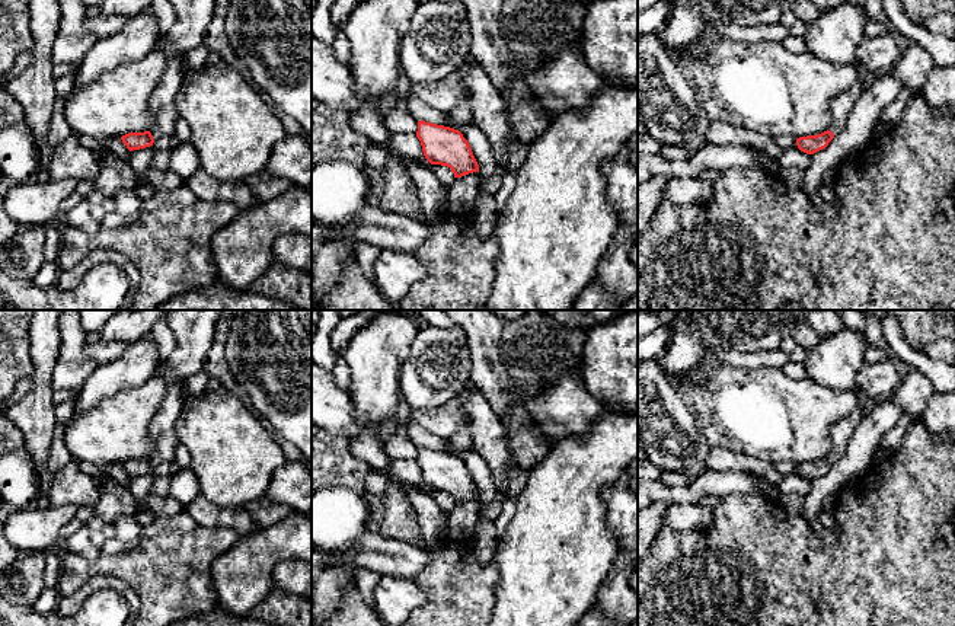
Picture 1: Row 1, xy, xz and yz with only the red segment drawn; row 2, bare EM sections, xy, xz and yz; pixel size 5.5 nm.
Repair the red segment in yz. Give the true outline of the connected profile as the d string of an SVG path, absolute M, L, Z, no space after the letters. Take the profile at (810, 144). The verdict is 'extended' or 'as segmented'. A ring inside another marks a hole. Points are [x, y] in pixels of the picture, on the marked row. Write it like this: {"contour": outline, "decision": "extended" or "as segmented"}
{"contour": "M857 61L855 66L857 70L857 82L831 100L831 122L828 130L817 135L796 138L796 146L801 151L814 154L825 148L828 143L846 128L852 109L872 80L866 66Z", "decision": "extended"}

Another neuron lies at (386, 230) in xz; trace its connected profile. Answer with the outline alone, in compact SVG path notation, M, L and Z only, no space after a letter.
M367 202L351 226L351 233L380 250L413 253L429 234L429 229L399 213Z

